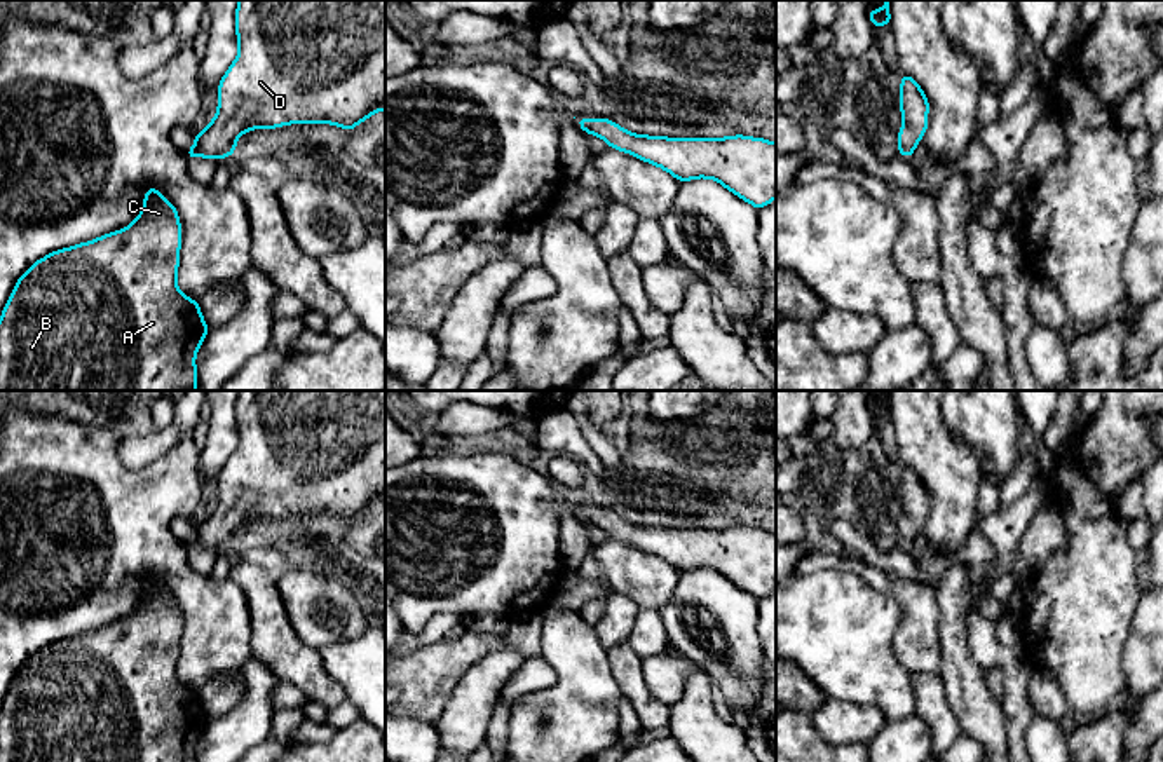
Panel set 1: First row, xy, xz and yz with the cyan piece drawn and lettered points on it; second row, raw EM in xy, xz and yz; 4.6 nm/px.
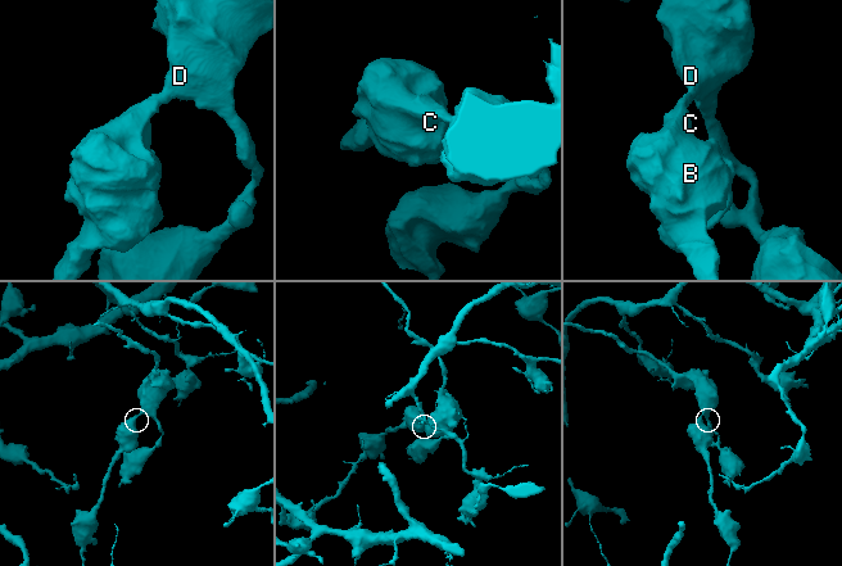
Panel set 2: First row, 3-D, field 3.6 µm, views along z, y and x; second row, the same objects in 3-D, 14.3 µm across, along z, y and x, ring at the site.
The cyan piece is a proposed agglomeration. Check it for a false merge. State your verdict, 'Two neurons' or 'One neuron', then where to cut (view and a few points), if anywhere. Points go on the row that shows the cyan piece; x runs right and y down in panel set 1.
One neuron. No split

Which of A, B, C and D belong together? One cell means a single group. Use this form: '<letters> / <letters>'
A B C D

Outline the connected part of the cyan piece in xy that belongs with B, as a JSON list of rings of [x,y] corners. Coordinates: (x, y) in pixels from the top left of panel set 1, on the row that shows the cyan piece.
[[[148,187],[143,211],[129,227],[89,242],[58,249],[35,262],[17,279],[0,317],[0,391],[197,391],[195,354],[209,328],[197,300],[187,298],[178,289],[180,244],[181,225],[176,208],[155,187]]]

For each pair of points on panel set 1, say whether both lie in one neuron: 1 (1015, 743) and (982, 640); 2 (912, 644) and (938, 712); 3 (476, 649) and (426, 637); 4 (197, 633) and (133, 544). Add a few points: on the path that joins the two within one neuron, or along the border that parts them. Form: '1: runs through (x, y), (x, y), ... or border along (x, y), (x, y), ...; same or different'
1: runs through (1015, 717), (1015, 673), (1008, 666); same
2: border along (938, 672), (912, 675); different
3: border along (443, 639), (405, 651); different
4: runs through (197, 607), (197, 595), (183, 576), (159, 555); same

